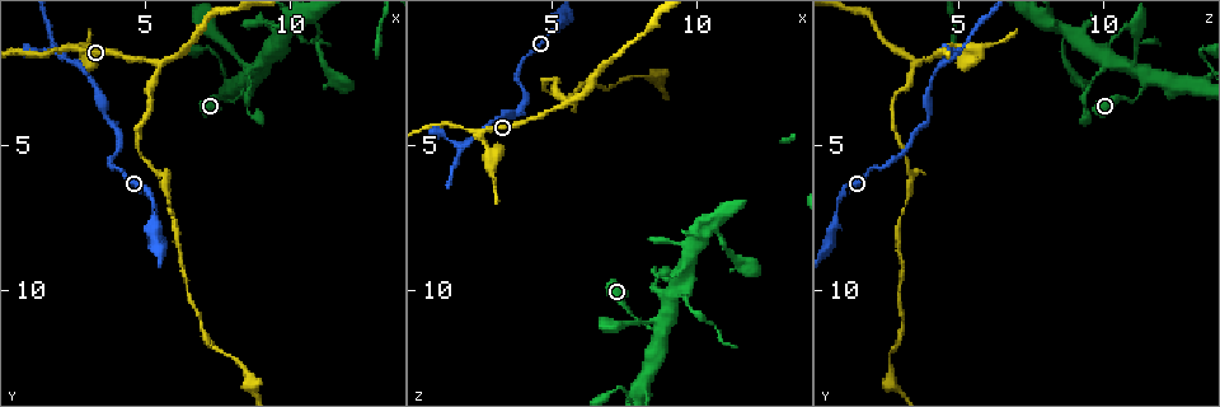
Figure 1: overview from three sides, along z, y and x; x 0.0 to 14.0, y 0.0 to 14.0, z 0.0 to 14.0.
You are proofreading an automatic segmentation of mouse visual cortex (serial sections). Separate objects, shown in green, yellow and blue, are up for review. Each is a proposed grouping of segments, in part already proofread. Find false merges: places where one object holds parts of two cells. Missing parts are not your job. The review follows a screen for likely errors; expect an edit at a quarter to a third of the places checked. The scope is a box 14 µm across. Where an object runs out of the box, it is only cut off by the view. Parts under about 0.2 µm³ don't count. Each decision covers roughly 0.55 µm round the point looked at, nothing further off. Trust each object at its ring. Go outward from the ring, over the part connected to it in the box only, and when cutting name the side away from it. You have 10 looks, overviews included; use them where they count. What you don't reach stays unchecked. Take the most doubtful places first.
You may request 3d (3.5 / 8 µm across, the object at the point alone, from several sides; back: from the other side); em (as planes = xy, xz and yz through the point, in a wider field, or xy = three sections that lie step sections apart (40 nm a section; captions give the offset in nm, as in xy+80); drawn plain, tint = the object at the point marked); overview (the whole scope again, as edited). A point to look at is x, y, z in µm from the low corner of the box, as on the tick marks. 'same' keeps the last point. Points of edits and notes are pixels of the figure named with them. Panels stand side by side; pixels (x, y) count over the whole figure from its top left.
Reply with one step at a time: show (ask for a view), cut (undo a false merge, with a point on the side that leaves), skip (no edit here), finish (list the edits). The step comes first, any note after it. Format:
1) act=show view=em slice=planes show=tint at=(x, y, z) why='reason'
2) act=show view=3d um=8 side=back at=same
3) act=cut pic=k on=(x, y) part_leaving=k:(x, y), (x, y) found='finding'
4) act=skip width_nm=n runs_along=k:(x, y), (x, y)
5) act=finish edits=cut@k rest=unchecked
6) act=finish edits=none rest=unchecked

act=show view=3d um=3.5 at=(5.4, 2.3, 3.5) why='three-way junction'

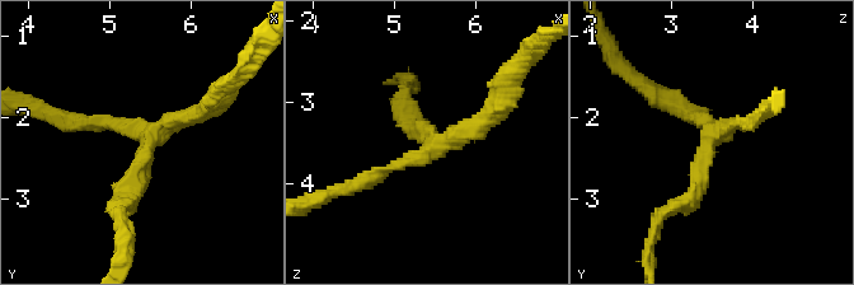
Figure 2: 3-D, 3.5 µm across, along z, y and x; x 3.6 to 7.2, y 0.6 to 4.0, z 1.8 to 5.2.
act=show view=em slice=xy step=3 show=plain at=(5.50, 2.25, 3.55) arms=3 arm_widths_nm=150,250,250

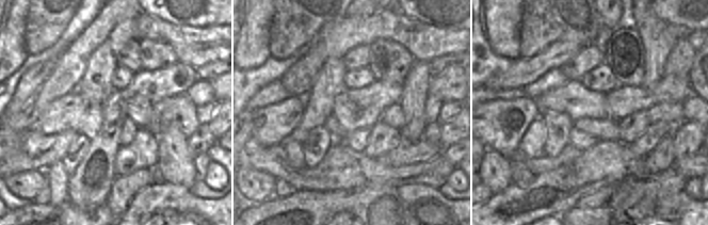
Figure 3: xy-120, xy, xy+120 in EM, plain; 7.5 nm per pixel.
act=show view=em slice=xy step=3 show=tint at=same why='where the object lies'

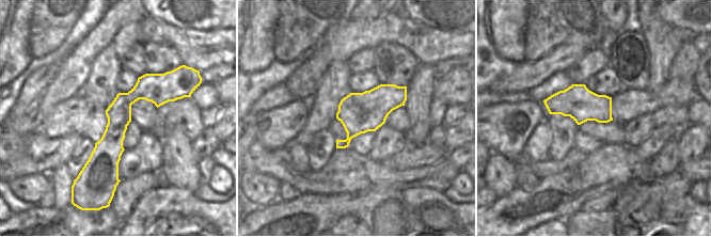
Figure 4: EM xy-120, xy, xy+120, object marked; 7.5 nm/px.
act=skip found='all the same cell'

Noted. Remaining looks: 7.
act=show view=3d um=3.5 side=back at=(2.8, 1.6, 5.2) why='abrupt turn'

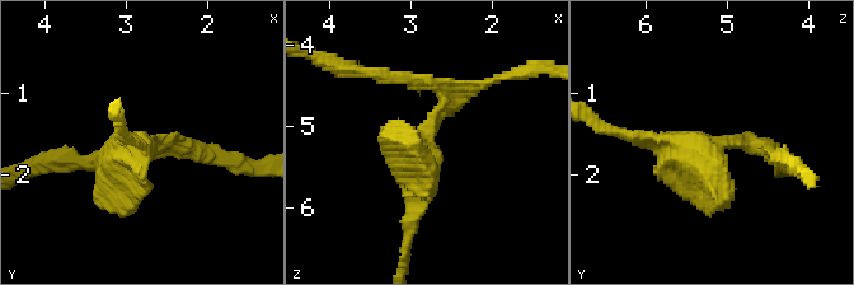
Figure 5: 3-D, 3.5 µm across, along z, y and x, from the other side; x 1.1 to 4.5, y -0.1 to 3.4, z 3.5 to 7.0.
act=show view=em slice=xy step=1 show=tint at=(2.75, 1.60, 5.25) why='now the EM'

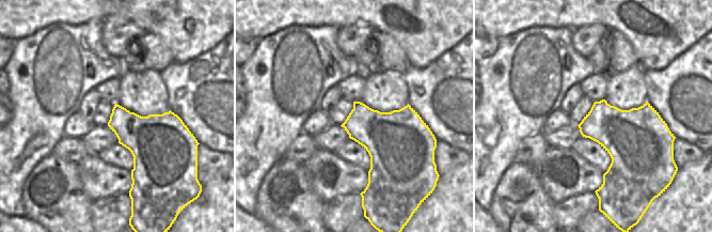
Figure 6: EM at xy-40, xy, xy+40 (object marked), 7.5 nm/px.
act=show view=em slice=xy step=3 show=tint at=same why='cut it another way'

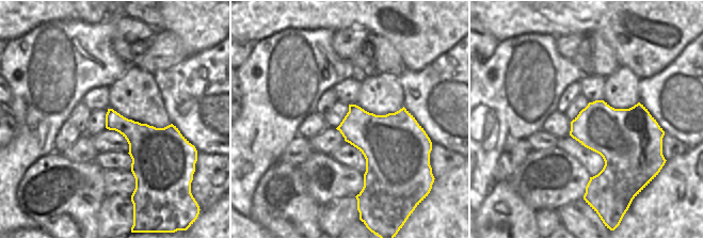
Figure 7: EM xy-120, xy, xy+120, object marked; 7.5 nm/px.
act=skip width_nm=340 runs_along=5:(774, 154), (634, 135) found='one cell here'

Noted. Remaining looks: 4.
act=show view=3d um=3.5 at=(5.8, 7.1, 3.2) why='sudden change in width'

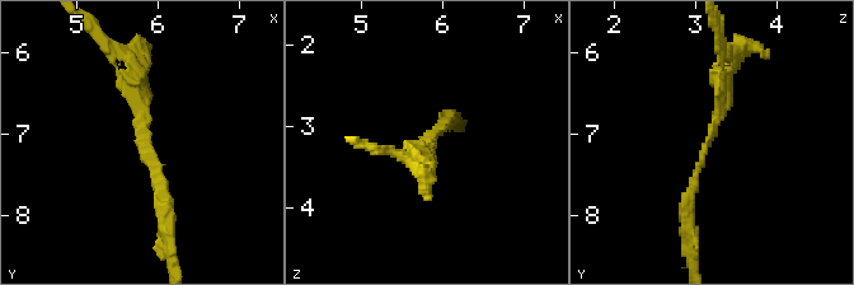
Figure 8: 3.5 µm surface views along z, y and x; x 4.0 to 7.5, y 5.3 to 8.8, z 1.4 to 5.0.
act=show view=em slice=xy step=2 show=tint at=(5.85, 7.05, 3.25) arm_widths_nm=150,200

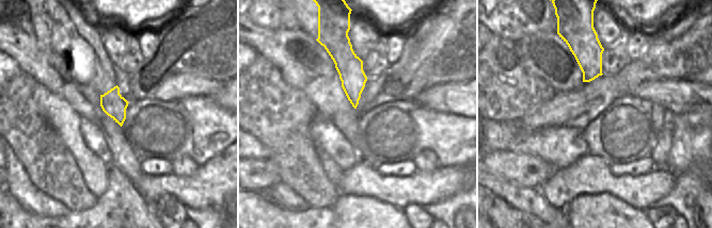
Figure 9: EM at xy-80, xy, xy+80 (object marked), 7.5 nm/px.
act=skip runs_along=8:(730, 59), (686, 211) found='one cell here'

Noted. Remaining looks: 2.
act=show view=3d um=3.5 at=(8.7, 2.8, 11.5)

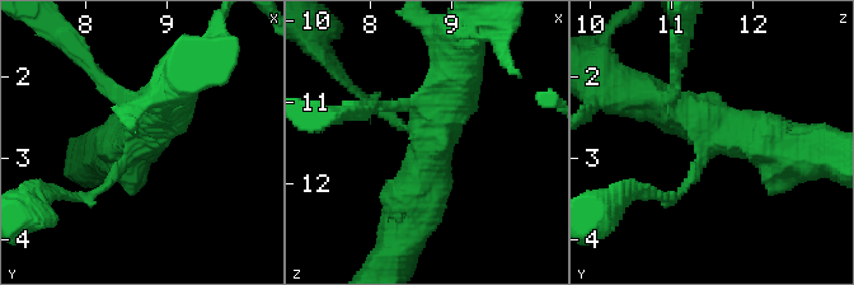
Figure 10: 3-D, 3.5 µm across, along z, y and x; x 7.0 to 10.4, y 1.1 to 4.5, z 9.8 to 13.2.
act=show view=em slice=xy step=5 show=tint at=(8.70, 2.70, 11.50)

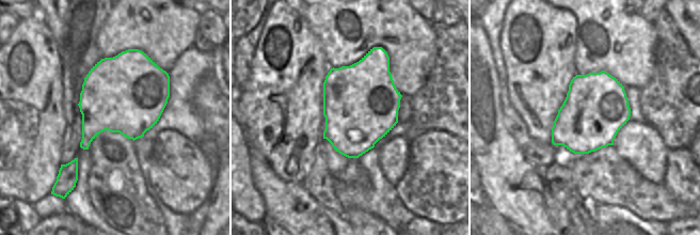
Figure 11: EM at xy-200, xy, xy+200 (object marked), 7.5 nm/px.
act=skip found='continuous, no second cell'

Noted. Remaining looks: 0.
act=finish edits=none rest=unchecked

